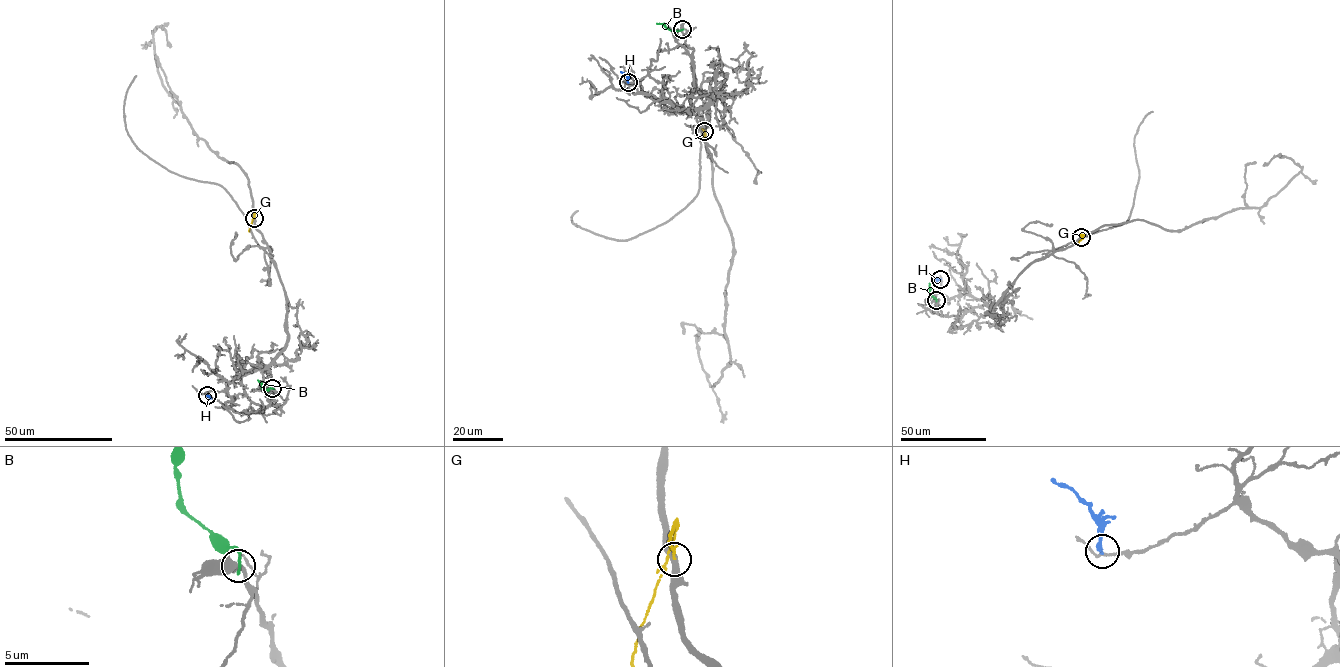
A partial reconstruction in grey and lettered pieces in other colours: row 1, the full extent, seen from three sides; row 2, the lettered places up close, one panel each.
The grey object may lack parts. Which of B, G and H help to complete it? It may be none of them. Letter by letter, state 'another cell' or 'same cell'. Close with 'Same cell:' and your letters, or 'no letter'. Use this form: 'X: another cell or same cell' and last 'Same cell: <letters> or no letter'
B: another cell
G: another cell
H: another cell
Same cell: no letter

